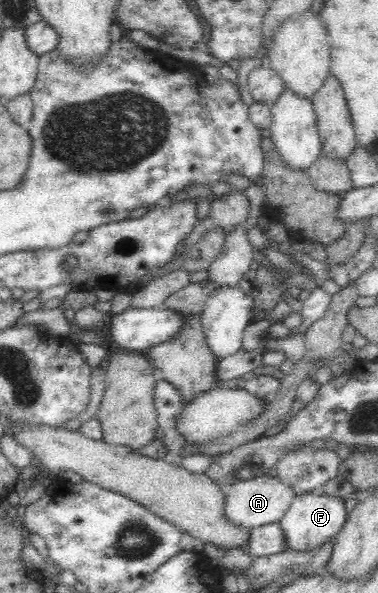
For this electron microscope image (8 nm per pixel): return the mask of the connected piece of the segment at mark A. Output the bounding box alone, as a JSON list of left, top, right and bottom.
[223,475,294,528]

